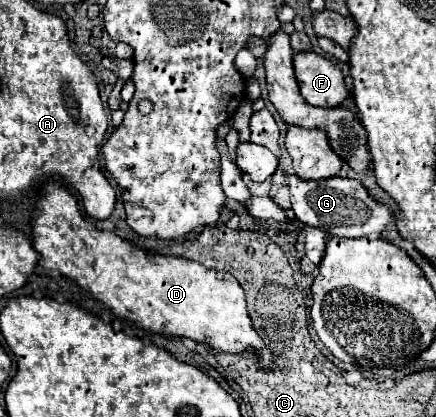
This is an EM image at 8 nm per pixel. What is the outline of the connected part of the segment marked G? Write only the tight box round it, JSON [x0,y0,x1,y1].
[289,177,393,237]

